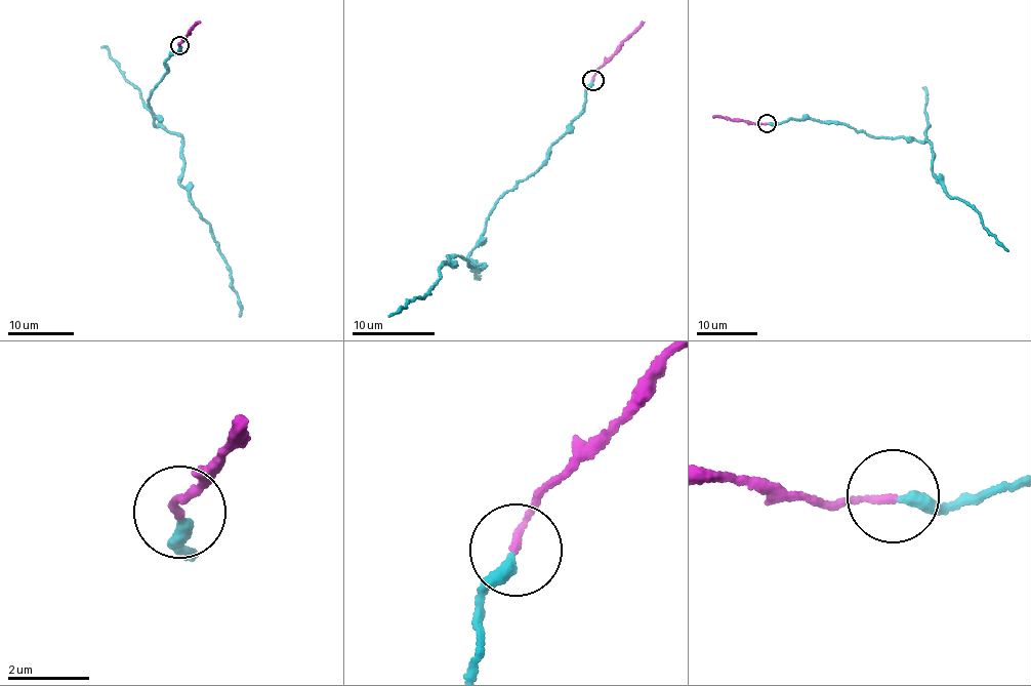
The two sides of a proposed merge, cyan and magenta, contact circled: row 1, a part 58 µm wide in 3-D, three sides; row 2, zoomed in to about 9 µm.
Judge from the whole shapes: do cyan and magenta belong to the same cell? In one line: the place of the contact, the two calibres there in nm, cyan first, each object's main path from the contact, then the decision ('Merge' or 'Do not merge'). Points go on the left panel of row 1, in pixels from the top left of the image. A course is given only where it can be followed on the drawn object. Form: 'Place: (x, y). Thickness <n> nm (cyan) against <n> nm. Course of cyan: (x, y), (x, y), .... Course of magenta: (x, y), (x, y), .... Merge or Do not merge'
Place: (179, 45). Thickness 320 nm (cyan) against 180 nm. Course of cyan: (179, 45), (149, 103), (153, 123), (181, 137), (180, 185), (211, 227), (240, 316). Course of magenta: (179, 45), (200, 23). Merge

